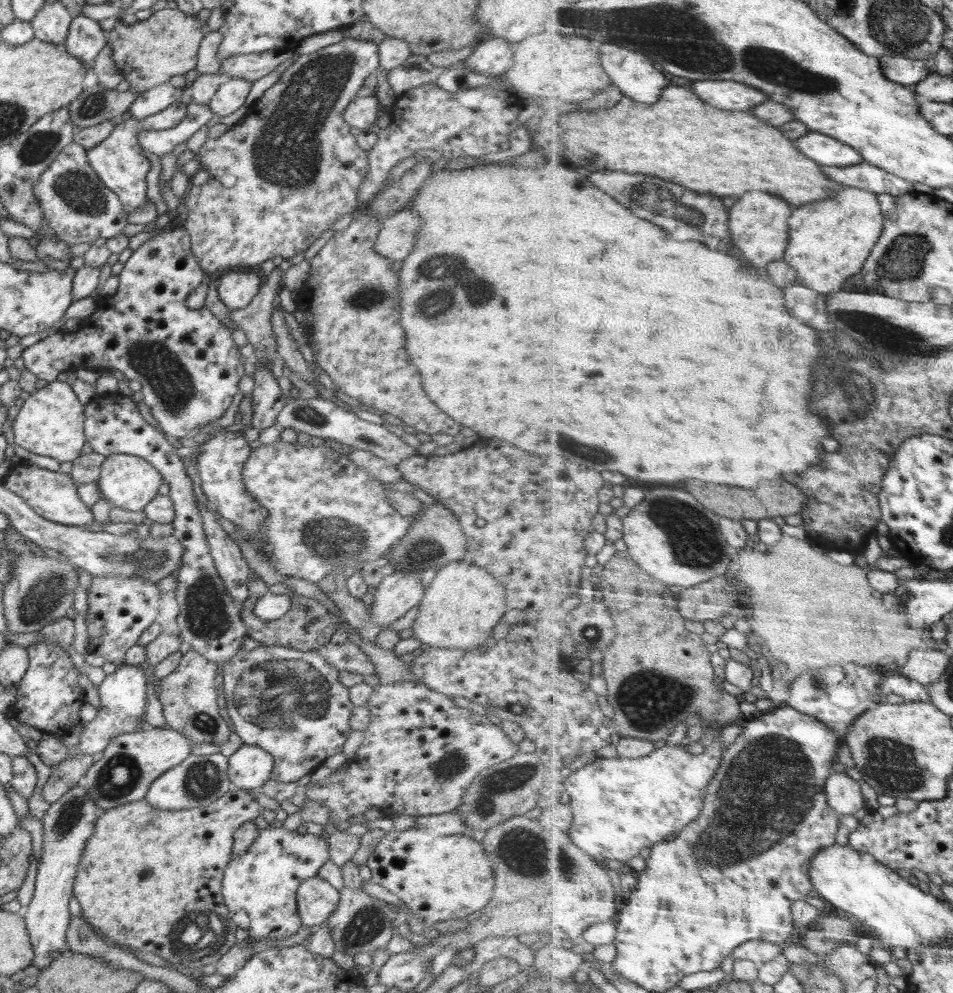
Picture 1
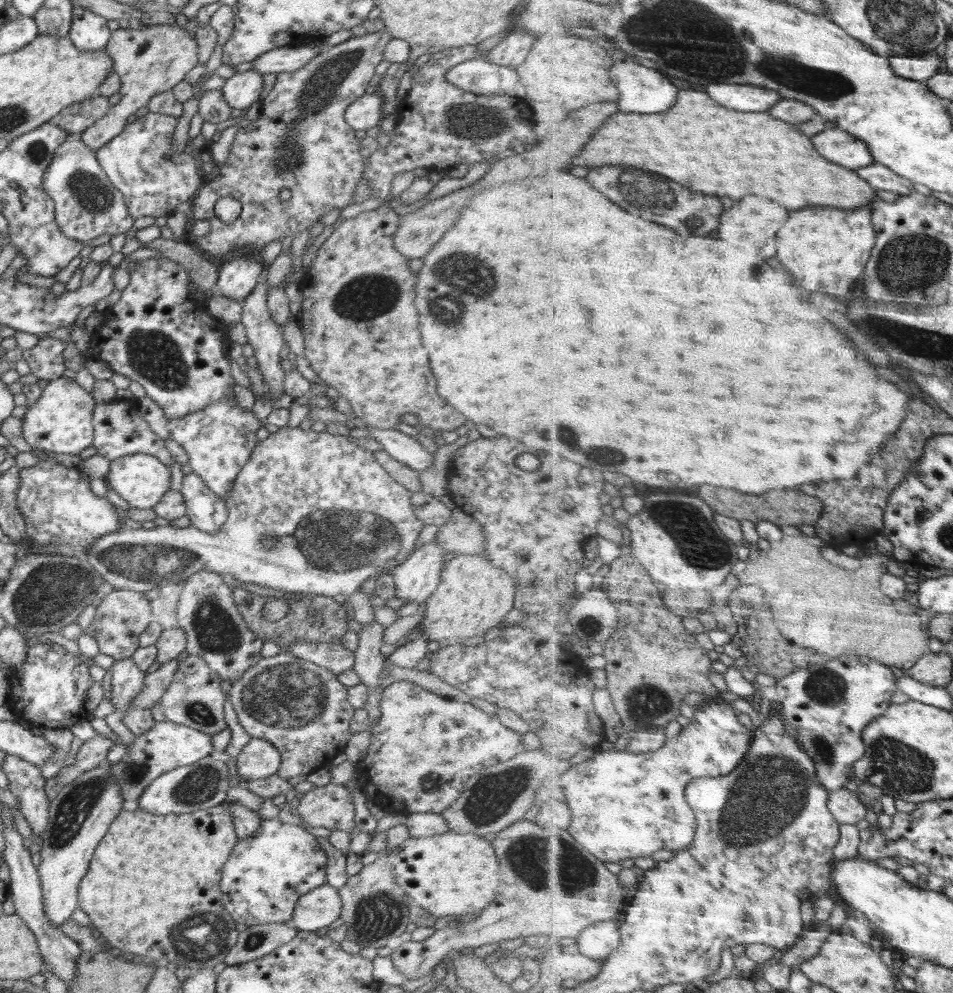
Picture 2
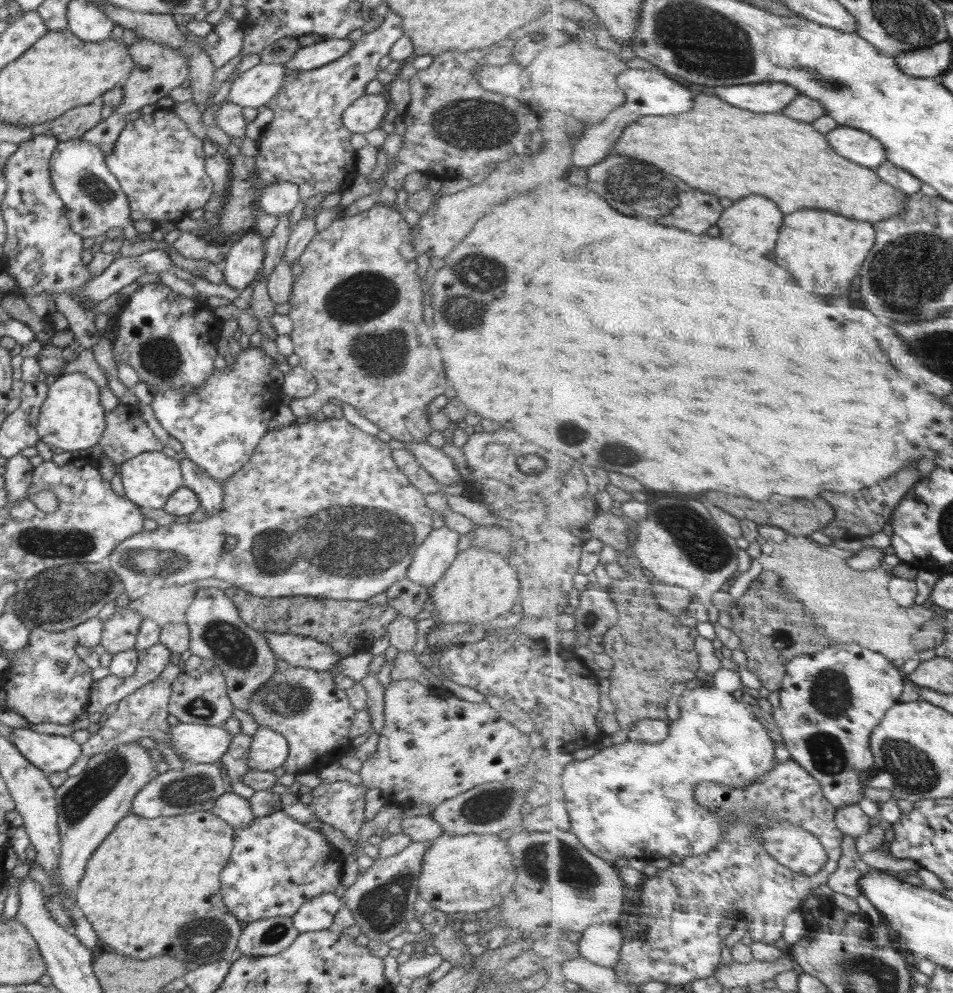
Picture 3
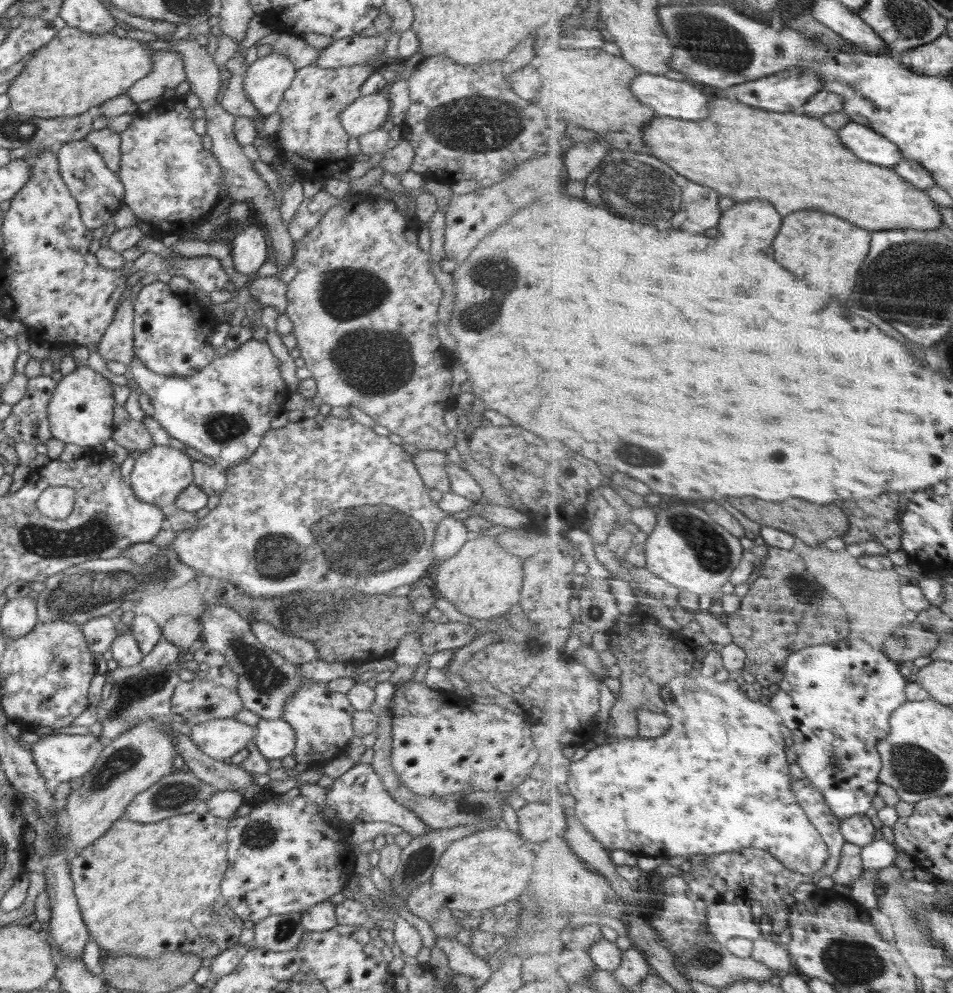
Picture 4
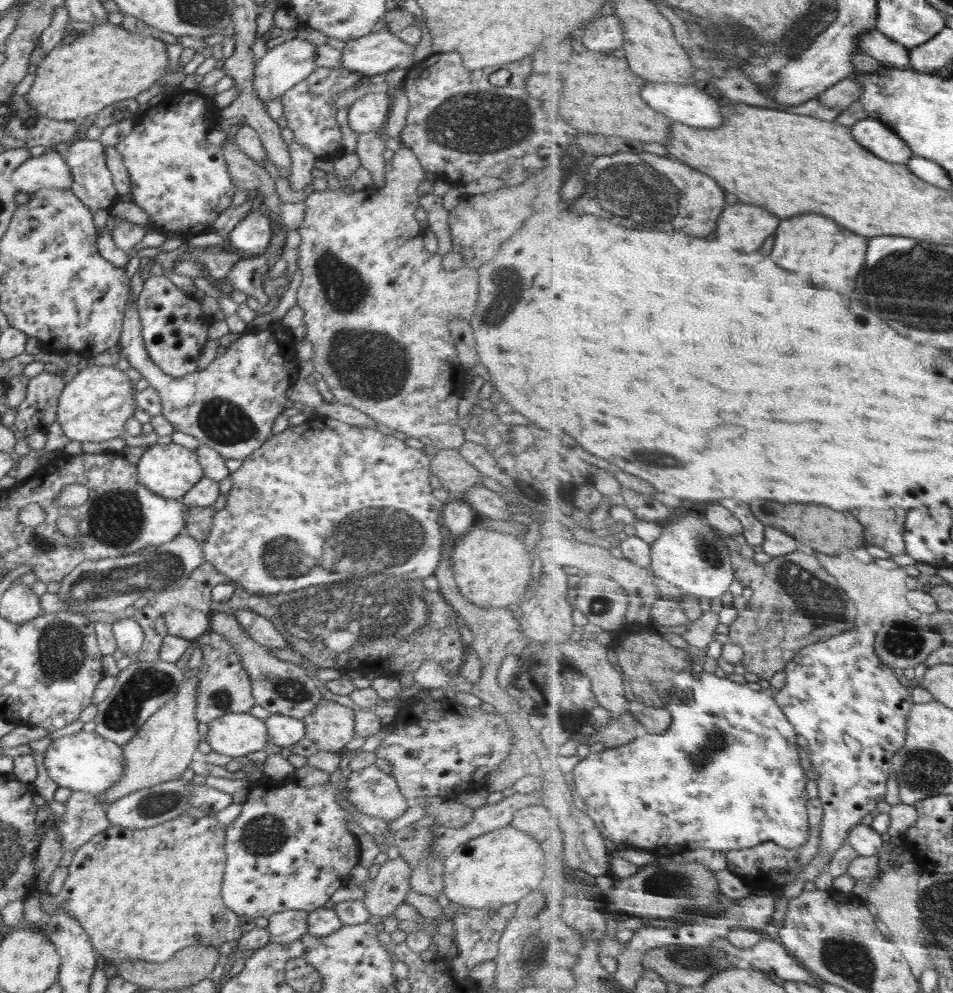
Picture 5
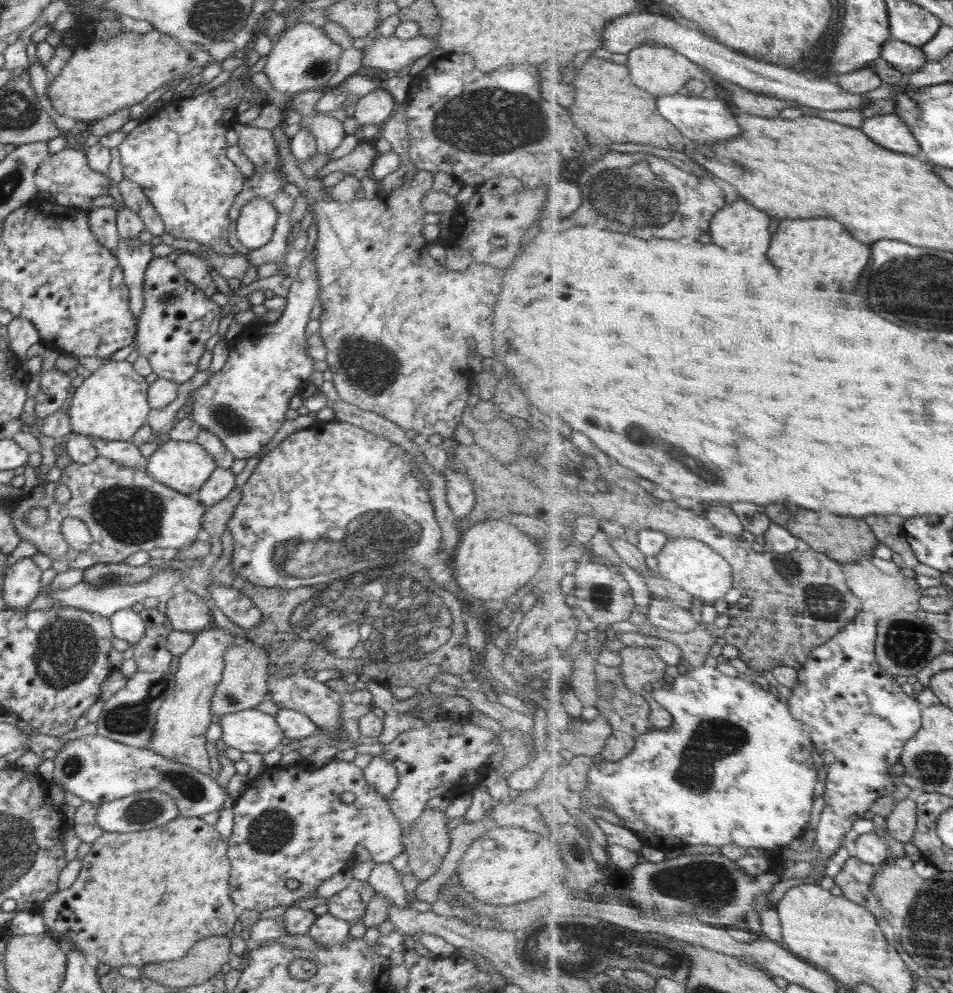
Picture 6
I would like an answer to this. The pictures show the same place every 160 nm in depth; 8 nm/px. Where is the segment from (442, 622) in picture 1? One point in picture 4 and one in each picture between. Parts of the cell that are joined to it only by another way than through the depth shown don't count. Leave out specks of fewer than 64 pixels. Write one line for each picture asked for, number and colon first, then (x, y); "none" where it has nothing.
2: (473, 596)
3: (480, 585)
4: (482, 581)

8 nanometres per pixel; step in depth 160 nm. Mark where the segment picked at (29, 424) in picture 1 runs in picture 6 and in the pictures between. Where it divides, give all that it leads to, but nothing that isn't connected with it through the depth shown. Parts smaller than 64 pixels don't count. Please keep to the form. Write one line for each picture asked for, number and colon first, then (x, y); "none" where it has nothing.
2: (60, 421)
3: (72, 418)
4: (81, 411)
5: (95, 405)
6: (111, 403)

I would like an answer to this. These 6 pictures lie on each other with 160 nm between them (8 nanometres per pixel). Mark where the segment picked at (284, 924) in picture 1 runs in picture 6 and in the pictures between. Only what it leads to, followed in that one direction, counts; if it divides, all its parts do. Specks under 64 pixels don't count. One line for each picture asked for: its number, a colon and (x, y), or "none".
2: (266, 874)
3: (277, 864)
4: (284, 857)
5: (290, 849)
6: (290, 825)

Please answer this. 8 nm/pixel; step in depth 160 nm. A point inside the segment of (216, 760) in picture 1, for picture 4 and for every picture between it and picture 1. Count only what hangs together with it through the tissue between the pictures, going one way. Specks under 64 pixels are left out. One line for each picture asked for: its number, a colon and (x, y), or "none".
2: (203, 784)
3: (196, 787)
4: (178, 793)

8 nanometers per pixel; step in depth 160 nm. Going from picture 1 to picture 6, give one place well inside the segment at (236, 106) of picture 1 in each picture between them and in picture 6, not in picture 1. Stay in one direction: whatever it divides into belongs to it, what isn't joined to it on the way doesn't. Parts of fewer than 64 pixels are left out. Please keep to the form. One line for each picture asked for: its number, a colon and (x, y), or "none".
2: (240, 91)
3: (253, 88)
4: (267, 79)
5: (282, 67)
6: (303, 58)

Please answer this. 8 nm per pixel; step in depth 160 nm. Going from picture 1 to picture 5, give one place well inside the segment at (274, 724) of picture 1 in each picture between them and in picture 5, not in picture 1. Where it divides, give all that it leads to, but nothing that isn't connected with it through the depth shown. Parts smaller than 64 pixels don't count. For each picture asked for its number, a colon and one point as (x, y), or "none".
2: (301, 708)
3: (307, 707)
4: (322, 719)
5: (330, 726)

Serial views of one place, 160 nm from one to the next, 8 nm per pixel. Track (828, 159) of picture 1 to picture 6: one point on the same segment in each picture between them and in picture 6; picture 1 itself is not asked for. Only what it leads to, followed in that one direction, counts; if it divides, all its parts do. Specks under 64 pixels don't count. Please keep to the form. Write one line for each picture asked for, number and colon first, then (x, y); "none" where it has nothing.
2: (841, 146)
3: (858, 145)
4: (870, 145)
5: (876, 135)
6: (891, 130)

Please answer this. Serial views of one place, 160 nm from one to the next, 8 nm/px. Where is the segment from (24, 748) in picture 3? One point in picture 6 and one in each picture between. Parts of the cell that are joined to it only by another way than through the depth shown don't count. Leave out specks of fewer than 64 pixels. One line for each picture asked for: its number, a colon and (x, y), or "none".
4: (60, 757)
5: (86, 762)
6: (98, 770)

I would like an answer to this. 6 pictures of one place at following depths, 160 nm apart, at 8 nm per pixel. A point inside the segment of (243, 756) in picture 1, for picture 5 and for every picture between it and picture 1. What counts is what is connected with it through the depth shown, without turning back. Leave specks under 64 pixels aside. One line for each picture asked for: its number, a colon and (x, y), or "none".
2: (258, 759)
3: (269, 750)
4: (275, 739)
5: (284, 731)

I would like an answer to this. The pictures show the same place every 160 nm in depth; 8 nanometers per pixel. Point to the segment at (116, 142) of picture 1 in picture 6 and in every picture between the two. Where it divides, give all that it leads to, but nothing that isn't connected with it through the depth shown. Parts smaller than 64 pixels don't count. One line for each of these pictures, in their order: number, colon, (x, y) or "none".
2: (153, 178)
3: (159, 163)
4: (171, 182)
5: (181, 181)
6: (177, 156)

